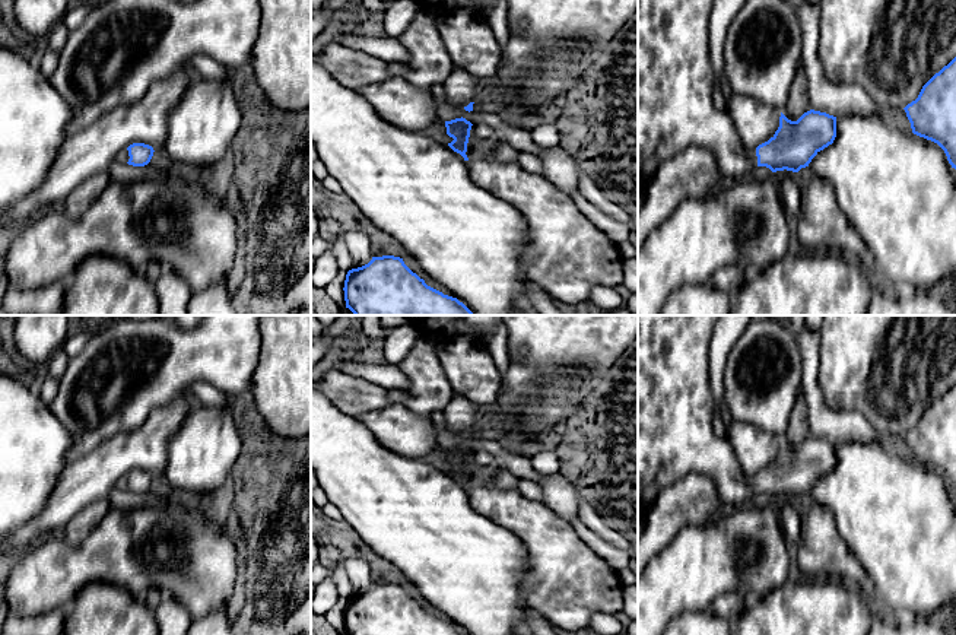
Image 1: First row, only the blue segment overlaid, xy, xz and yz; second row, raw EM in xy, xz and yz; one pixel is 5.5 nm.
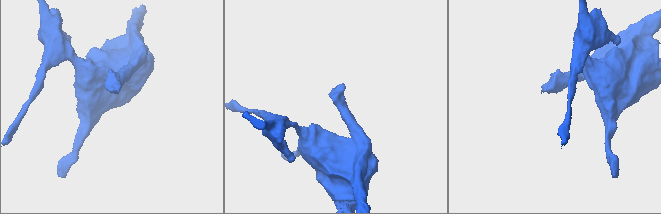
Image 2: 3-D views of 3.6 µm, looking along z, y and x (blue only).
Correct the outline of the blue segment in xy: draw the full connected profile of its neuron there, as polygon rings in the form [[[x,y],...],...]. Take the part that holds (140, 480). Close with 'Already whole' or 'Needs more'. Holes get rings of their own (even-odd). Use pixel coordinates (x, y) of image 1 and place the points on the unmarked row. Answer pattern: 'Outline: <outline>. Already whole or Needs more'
Outline: [[[133,470],[118,482],[117,488],[133,493],[144,493],[150,489],[153,479],[149,472]]]. Needs more

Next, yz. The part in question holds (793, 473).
Outline: [[[638,315],[638,517],[645,514],[661,492],[690,473],[711,477],[722,504],[744,507],[758,493],[772,499],[798,499],[809,493],[812,486],[836,464],[836,444],[810,436],[797,448],[782,439],[775,461],[755,477],[747,476],[730,442],[714,434],[712,416],[718,401],[709,381],[709,345],[717,321],[721,315]]]. Needs more

